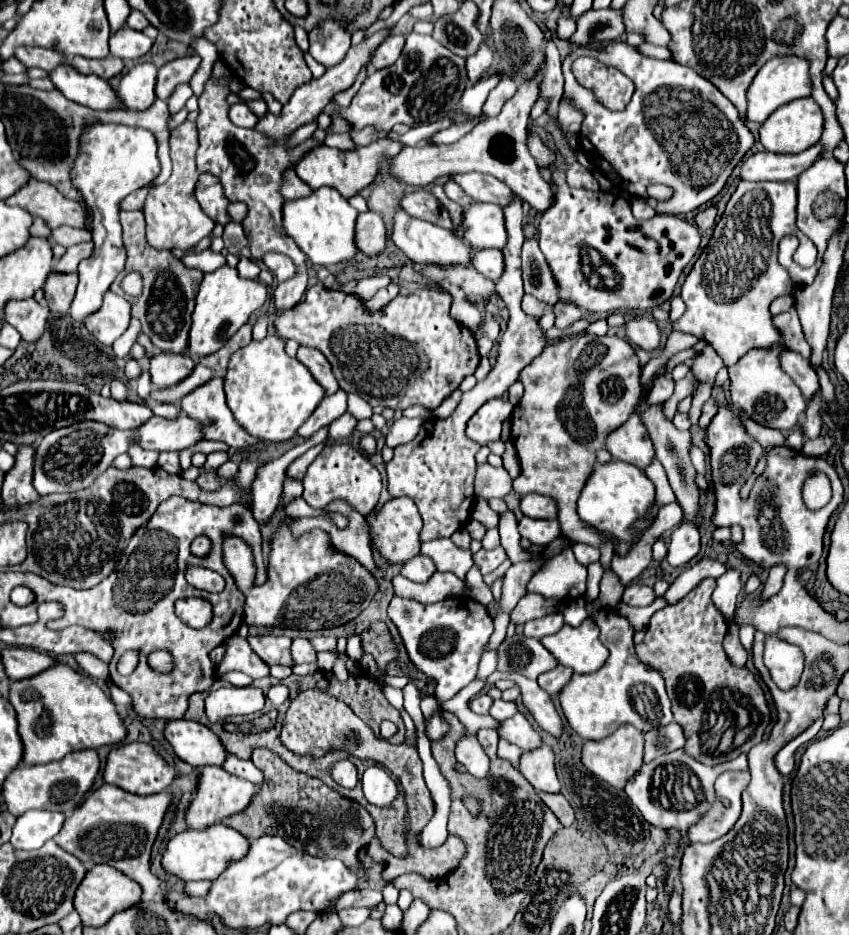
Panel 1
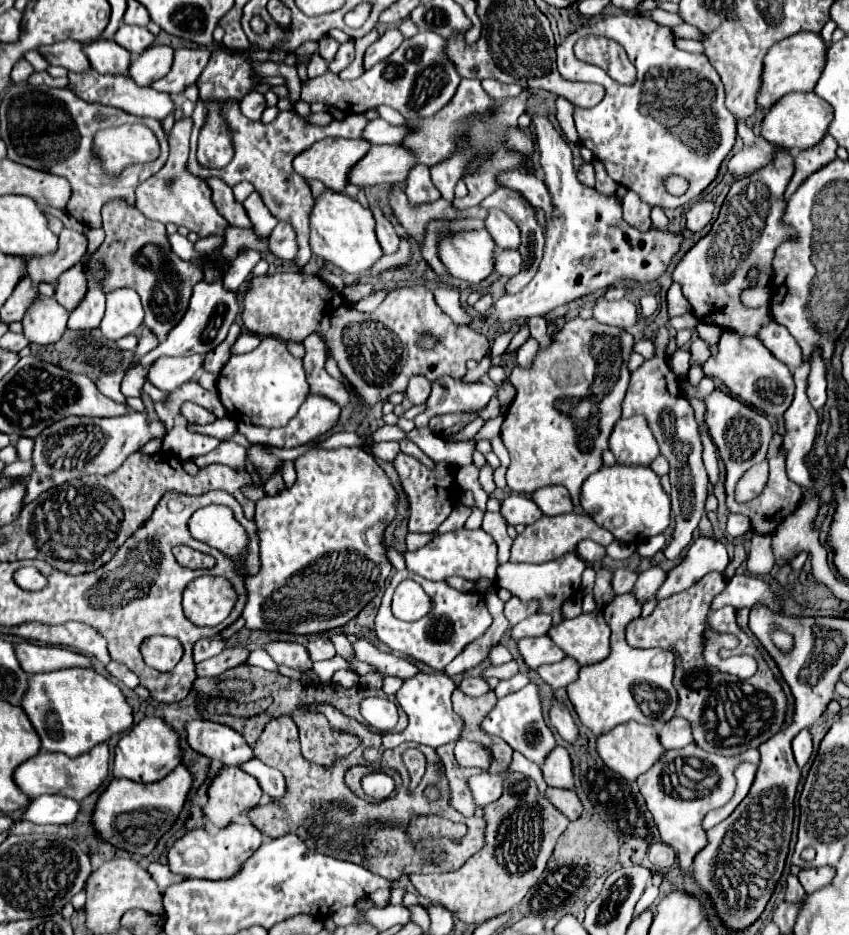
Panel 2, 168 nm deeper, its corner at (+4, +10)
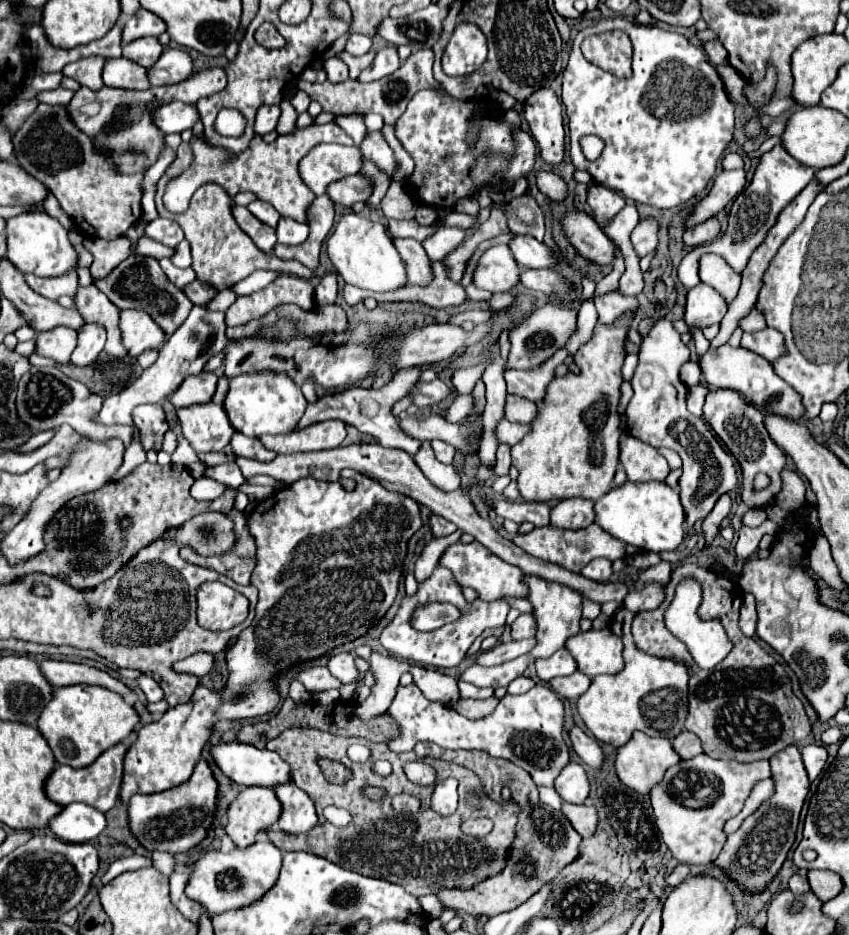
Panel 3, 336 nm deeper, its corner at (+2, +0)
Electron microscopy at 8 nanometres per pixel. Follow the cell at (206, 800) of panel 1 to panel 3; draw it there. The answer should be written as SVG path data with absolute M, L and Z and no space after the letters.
M244 786L228 808L224 832L238 848L250 846L260 830L266 830L280 816L280 802L272 788Z

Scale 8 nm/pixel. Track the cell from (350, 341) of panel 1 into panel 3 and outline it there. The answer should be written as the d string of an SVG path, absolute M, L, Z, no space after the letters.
M278 274L278 278L266 288L248 296L238 296L236 302L226 310L226 324L242 326L250 320L260 320L280 304L296 304L304 312L314 310L316 304L312 282L298 276Z

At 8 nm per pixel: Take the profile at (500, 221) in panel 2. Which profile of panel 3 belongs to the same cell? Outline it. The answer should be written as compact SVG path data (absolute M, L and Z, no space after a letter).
M512 236L508 248L522 268L554 268L560 262L558 250L540 244L532 236Z

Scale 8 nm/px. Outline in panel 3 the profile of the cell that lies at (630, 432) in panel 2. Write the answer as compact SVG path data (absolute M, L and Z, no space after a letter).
M626 432L620 436L620 462L630 482L664 480L670 472L668 462L660 456L654 446Z

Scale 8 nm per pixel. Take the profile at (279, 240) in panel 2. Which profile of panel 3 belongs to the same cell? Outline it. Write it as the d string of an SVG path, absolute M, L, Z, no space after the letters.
M280 218L276 234L280 244L302 244L308 238L308 226L302 226L300 222L294 222L290 218Z

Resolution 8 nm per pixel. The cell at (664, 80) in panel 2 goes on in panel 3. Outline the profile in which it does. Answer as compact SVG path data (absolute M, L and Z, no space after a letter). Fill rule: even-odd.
M608 18L598 24L584 28L576 34L572 42L572 52L568 66L562 74L562 104L566 106L570 118L570 158L578 170L588 170L596 184L608 186L622 196L648 204L660 210L676 208L690 198L698 196L708 182L714 178L718 160L734 138L734 104L728 100L722 80L710 66L702 48L694 46L684 34L668 32L656 24L636 24L626 18ZM610 30L622 30L632 40L632 78L620 80L609 72L600 70L582 56L580 42L590 34L602 34ZM566 74L574 82L566 82ZM594 134L604 140L602 154L590 162L586 160L580 138Z

